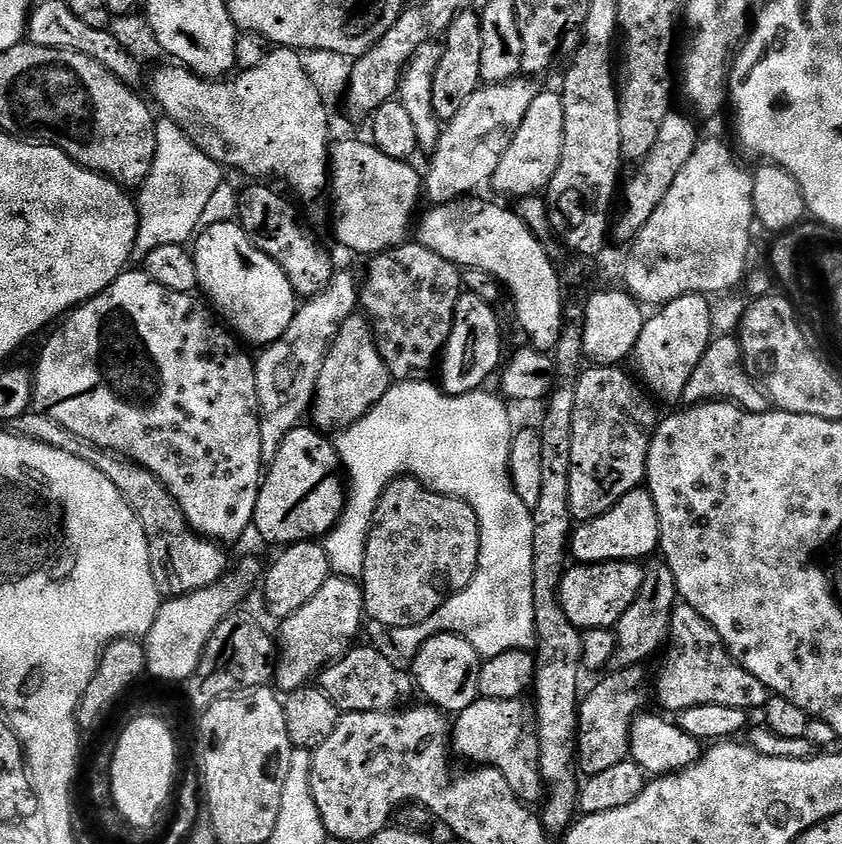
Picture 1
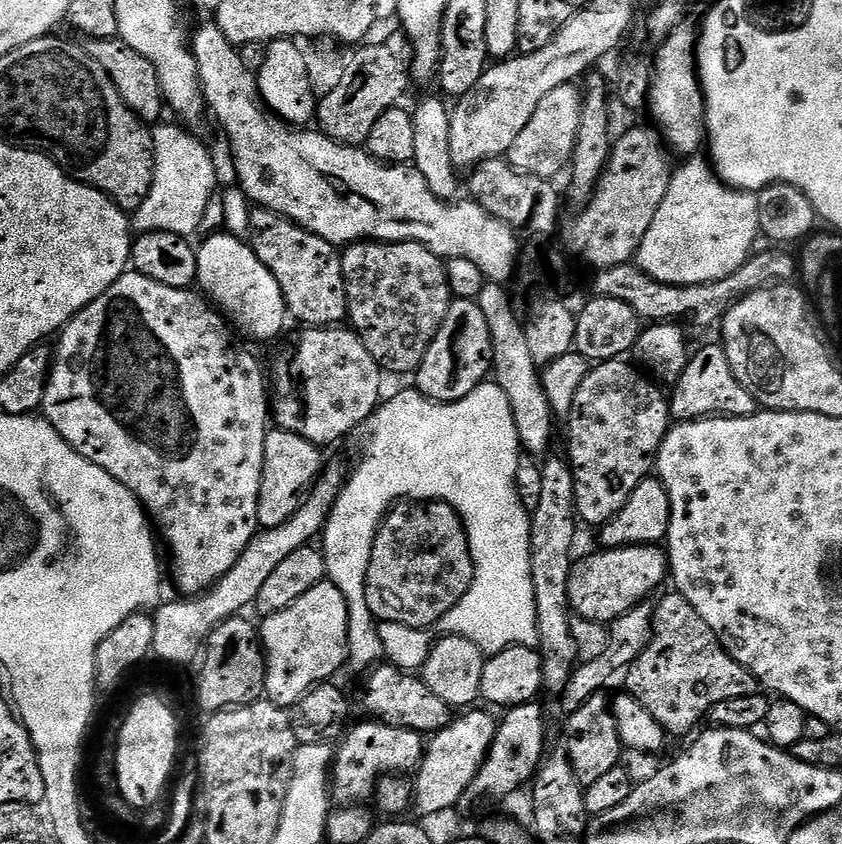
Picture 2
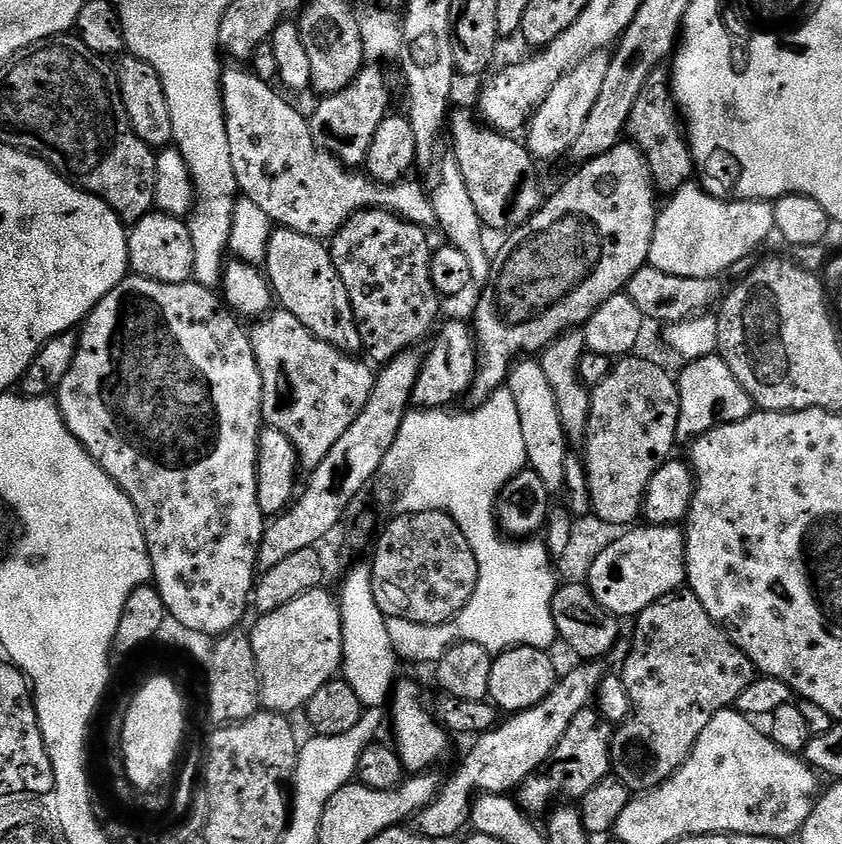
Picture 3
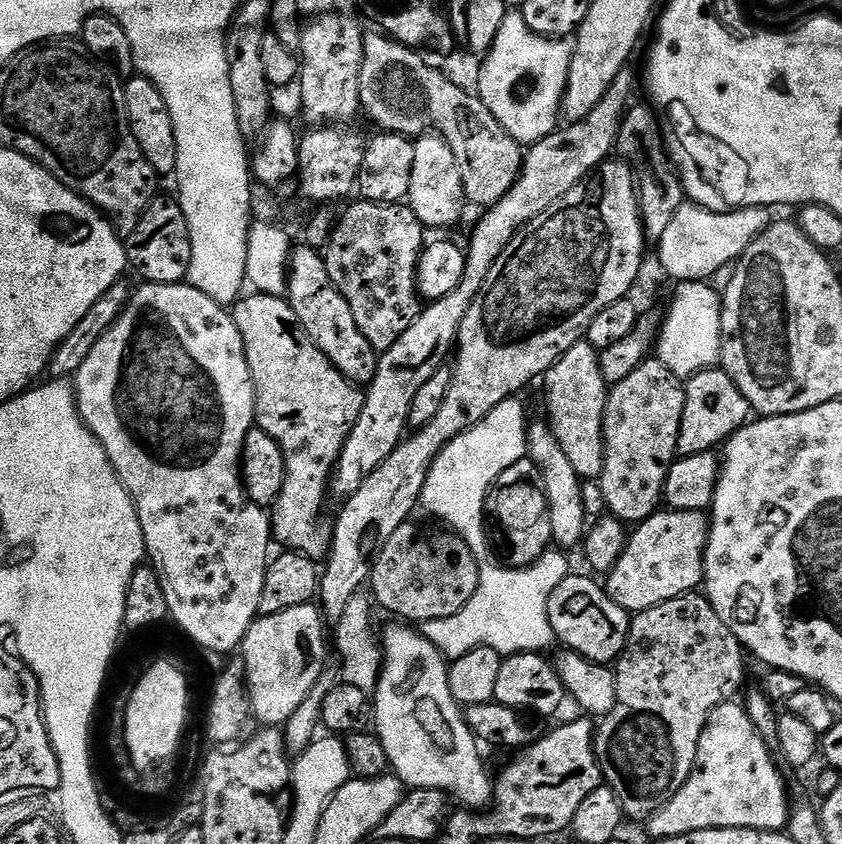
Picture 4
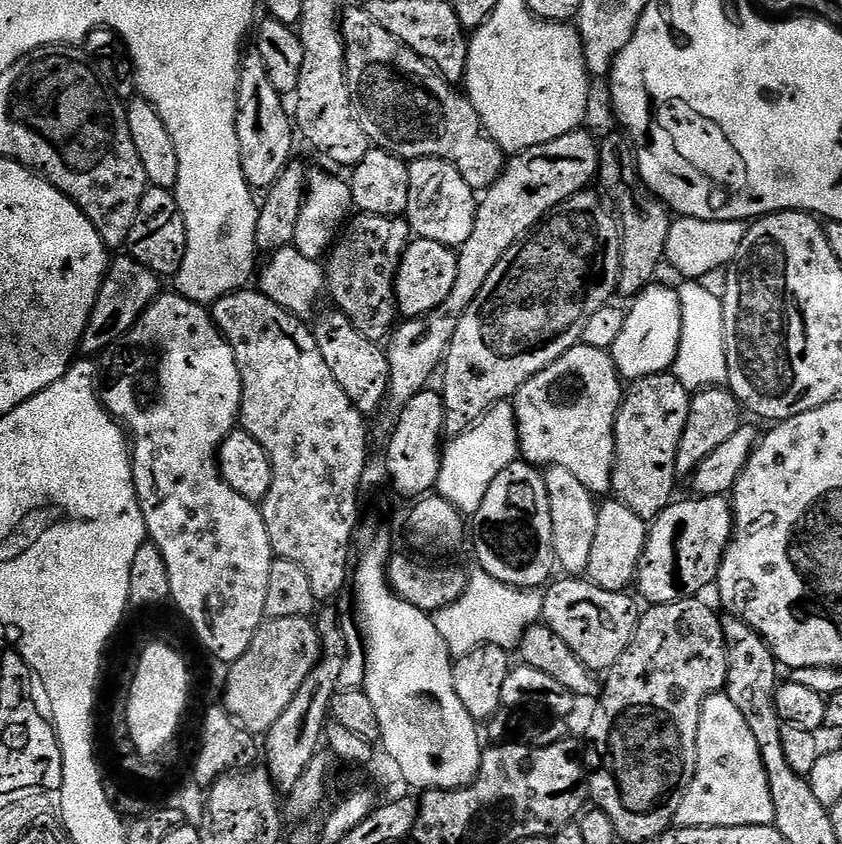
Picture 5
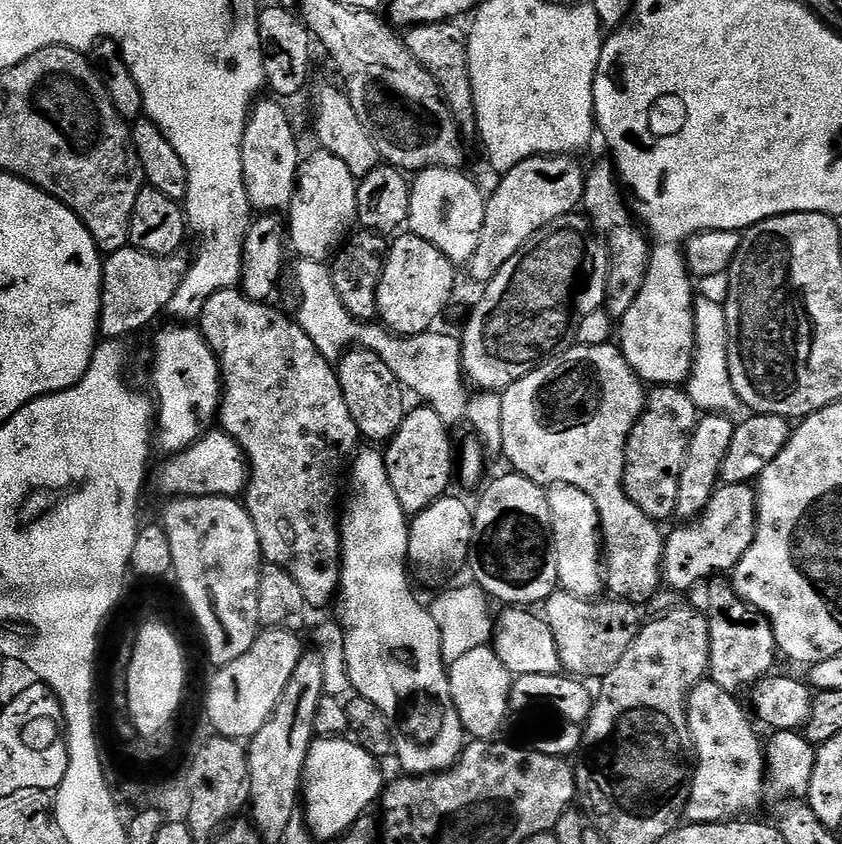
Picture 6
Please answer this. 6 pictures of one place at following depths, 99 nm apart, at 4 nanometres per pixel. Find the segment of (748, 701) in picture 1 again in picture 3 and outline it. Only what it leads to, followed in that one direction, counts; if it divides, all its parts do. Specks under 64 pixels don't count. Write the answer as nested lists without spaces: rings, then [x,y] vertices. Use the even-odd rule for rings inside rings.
[[[677,590],[662,597],[635,617],[636,633],[630,639],[628,656],[622,662],[622,679],[632,703],[627,720],[612,733],[612,771],[632,794],[643,794],[666,782],[683,766],[698,734],[710,726],[714,714],[731,709],[736,699],[758,676],[748,655],[733,644],[724,629],[706,614],[706,606],[690,590]]]

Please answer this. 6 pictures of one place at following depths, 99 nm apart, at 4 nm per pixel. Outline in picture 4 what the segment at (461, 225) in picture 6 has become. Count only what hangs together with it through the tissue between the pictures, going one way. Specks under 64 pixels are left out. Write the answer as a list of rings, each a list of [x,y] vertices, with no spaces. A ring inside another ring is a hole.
[[[425,134],[415,141],[414,174],[410,174],[410,190],[407,205],[418,214],[425,229],[448,228],[460,218],[460,211],[466,208],[464,183],[460,167],[454,158],[454,150],[439,134]]]

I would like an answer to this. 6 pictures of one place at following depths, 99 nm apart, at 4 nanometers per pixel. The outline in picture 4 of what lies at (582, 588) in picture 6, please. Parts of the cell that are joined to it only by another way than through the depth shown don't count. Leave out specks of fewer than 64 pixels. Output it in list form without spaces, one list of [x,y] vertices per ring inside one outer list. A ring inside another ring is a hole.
[[[533,419],[528,426],[527,459],[534,462],[538,474],[542,478],[544,493],[548,499],[550,510],[550,526],[552,527],[553,541],[561,549],[569,550],[581,543],[586,535],[584,524],[584,492],[580,489],[582,478],[574,470],[570,458],[566,458],[566,450],[558,446],[558,438],[543,419]]]

